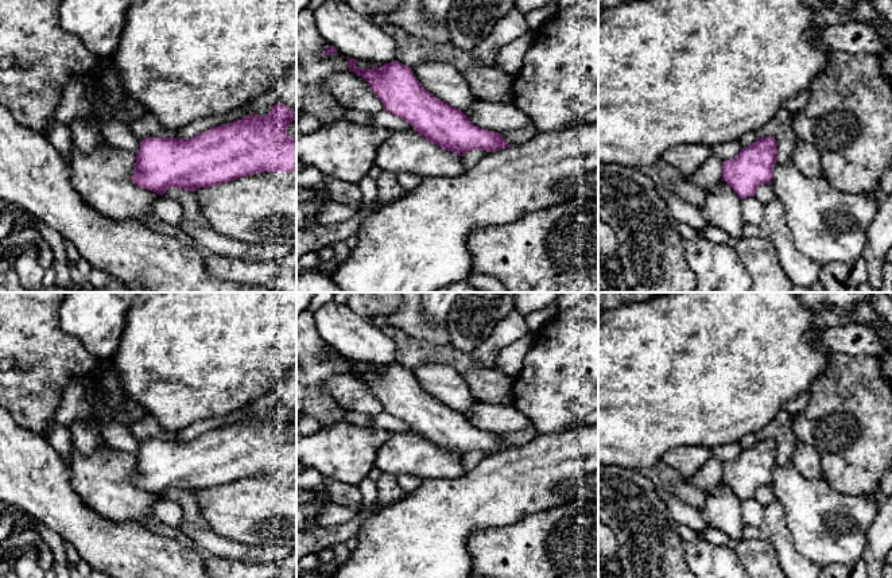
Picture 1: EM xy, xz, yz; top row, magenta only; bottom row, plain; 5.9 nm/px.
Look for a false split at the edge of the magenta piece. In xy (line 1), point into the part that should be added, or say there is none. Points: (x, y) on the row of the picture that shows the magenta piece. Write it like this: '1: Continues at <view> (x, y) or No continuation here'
1: No continuation here

